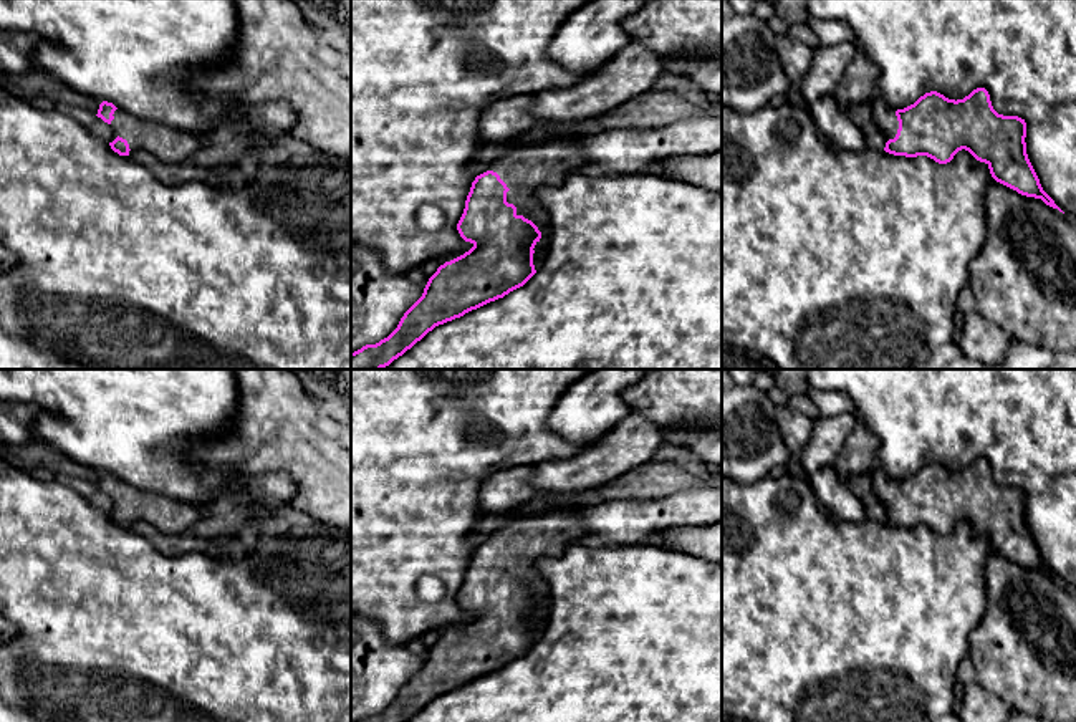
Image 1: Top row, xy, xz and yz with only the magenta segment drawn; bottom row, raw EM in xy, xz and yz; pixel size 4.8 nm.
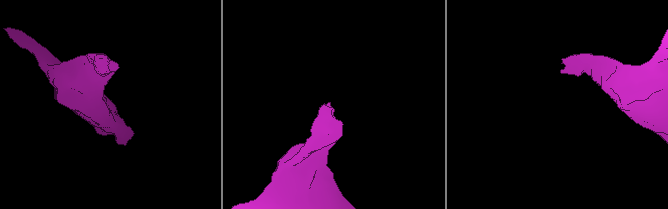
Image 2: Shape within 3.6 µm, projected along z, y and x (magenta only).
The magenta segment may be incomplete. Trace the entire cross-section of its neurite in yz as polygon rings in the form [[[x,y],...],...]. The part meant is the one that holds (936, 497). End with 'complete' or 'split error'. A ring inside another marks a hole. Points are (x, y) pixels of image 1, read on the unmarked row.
[[[977,459],[957,472],[930,462],[897,482],[877,467],[871,479],[876,497],[889,510],[886,523],[927,527],[947,535],[965,520],[988,537],[997,553],[1063,583],[1043,561],[1028,530],[1025,490],[998,485],[985,459]]] | split error

